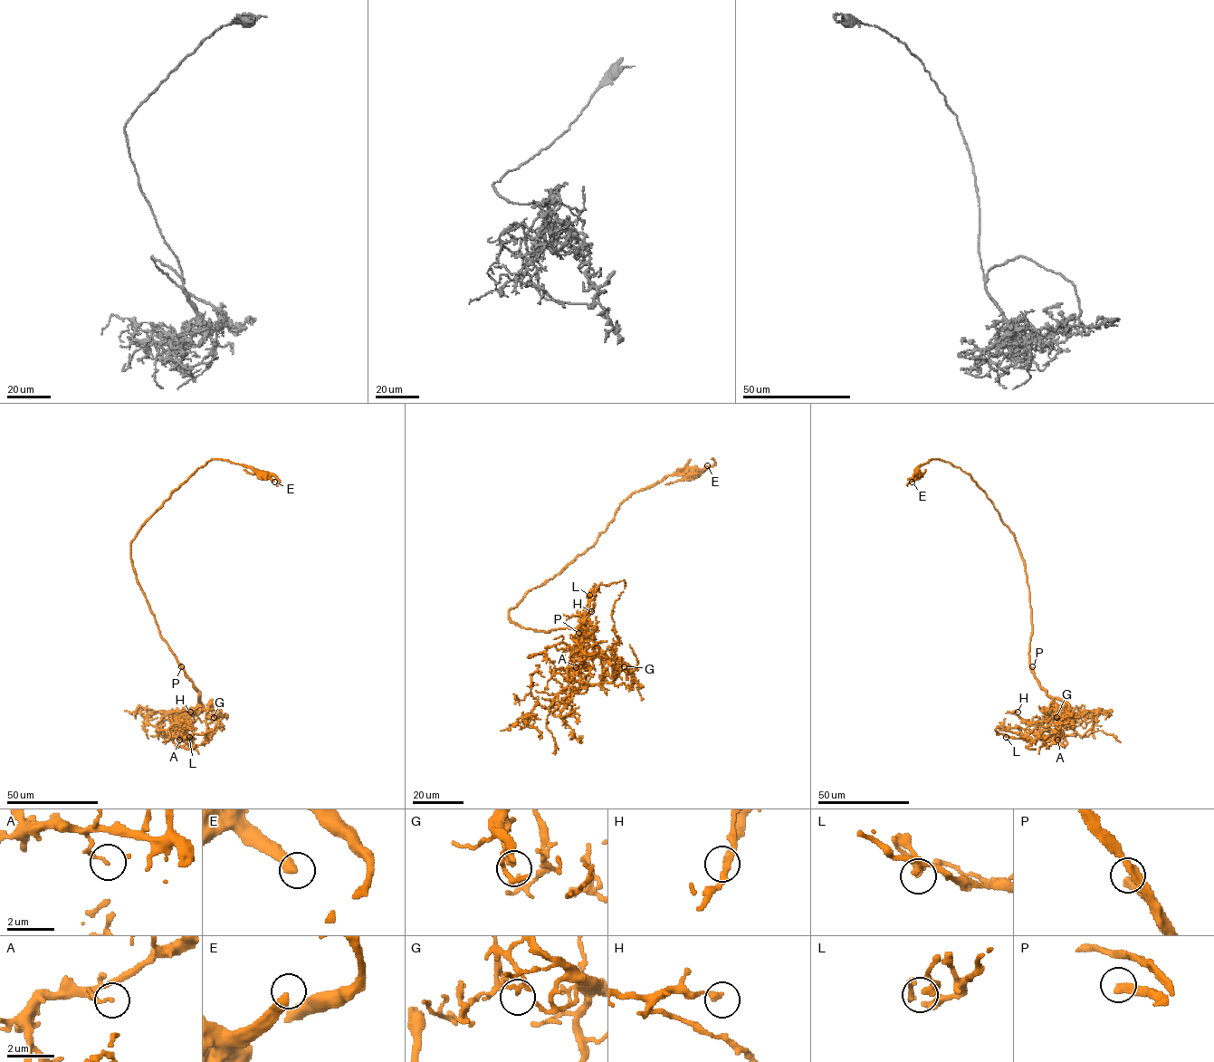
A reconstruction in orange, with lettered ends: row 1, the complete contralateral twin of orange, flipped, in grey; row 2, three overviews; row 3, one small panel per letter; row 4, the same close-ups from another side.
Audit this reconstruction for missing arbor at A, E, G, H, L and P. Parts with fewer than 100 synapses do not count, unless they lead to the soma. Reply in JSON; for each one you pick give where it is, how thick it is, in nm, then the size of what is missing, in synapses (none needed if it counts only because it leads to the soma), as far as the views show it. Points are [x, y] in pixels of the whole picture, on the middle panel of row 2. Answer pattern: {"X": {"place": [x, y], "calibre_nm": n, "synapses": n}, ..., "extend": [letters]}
{"P": {"place": [578, 633], "calibre_nm": 320, "synapses": 300}, "extend": ["P"]}

